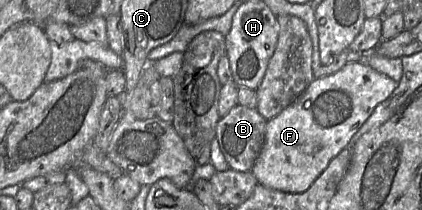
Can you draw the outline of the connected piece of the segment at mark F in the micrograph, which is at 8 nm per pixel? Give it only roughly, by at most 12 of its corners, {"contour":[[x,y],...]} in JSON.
{"contour":[[365,62],[267,121],[251,171],[307,191],[398,84]]}

